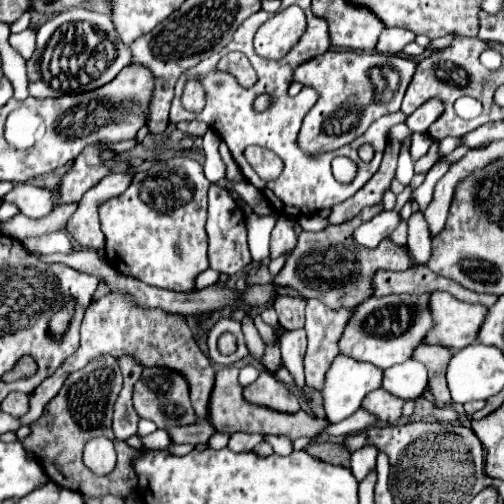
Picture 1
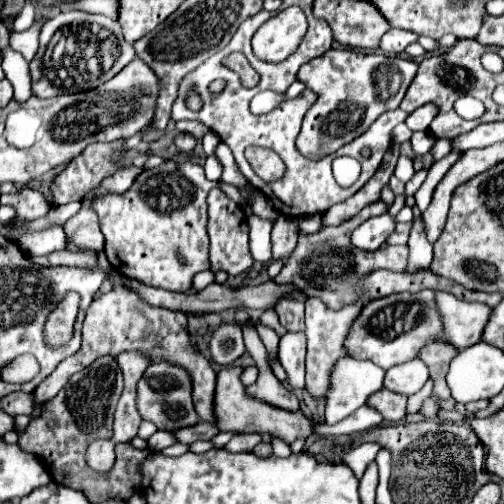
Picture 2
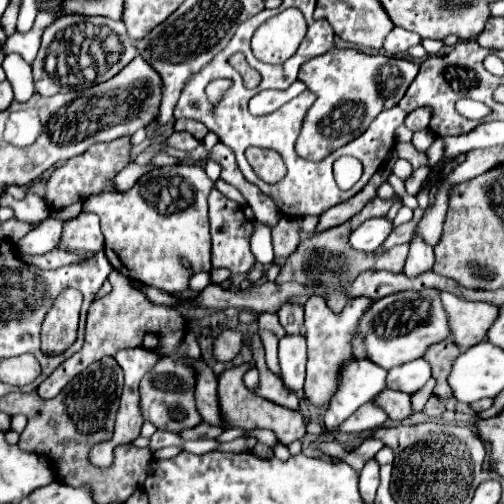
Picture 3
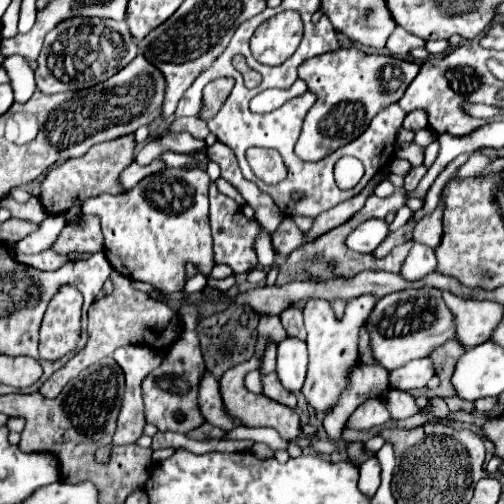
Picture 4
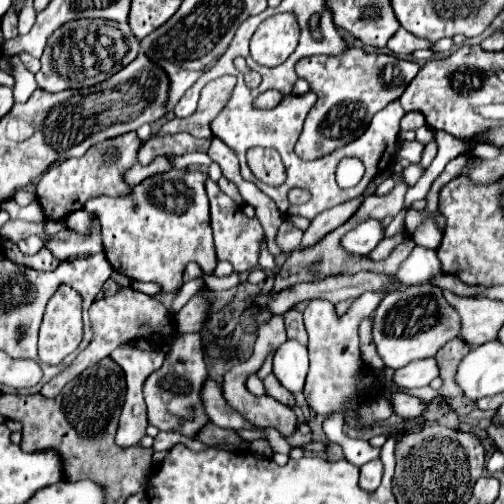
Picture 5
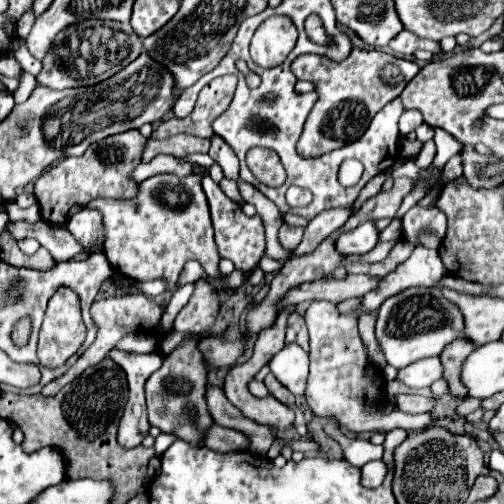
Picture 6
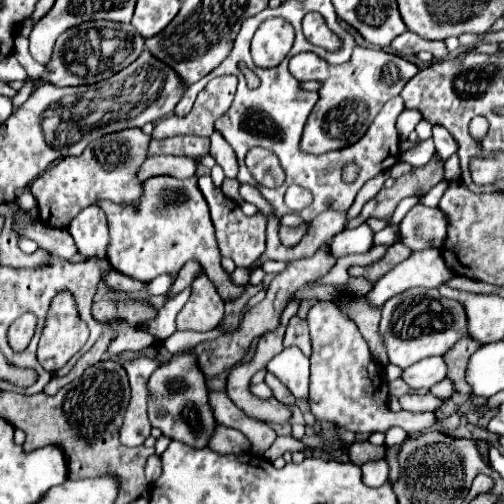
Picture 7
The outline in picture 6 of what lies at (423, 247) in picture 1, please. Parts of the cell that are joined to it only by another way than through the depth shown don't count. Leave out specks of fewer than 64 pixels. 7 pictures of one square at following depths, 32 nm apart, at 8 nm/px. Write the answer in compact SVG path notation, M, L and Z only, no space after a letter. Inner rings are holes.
M414 248L408 260L404 260L396 272L384 278L384 284L376 292L368 292L360 298L360 308L380 308L384 298L392 296L392 292L400 292L412 286L436 286L440 278L444 278L444 264L440 264L438 250ZM314 300L304 314L310 334L310 376L306 384L306 400L316 416L338 418L342 426L352 432L380 430L388 432L394 428L422 430L430 422L430 414L380 414L376 404L384 394L384 380L376 370L370 370L366 360L366 348L358 334L358 316L340 314L332 302Z

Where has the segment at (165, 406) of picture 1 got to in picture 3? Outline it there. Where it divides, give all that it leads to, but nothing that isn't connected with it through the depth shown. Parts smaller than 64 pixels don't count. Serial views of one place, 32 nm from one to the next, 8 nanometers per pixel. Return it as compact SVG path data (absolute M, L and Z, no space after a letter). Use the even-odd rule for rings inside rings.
M172 356L160 358L156 366L152 366L144 374L144 380L140 380L140 410L144 420L152 422L158 430L170 430L170 432L182 432L186 428L200 424L202 420L194 404L194 386L196 386L196 374L188 362Z

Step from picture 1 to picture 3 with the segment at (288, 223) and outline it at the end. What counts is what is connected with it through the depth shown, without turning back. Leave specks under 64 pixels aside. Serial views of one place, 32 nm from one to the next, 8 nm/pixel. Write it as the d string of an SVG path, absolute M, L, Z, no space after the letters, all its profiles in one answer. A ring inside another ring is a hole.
M282 216L272 228L272 244L276 258L288 258L300 242L300 228L294 218Z

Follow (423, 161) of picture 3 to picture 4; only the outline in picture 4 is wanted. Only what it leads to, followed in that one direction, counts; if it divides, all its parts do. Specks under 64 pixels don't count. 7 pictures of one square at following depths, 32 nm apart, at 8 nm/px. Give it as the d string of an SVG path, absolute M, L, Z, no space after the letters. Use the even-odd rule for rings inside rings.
M404 142L397 144L396 157L406 159L412 167L417 167L423 164L423 149L414 142Z

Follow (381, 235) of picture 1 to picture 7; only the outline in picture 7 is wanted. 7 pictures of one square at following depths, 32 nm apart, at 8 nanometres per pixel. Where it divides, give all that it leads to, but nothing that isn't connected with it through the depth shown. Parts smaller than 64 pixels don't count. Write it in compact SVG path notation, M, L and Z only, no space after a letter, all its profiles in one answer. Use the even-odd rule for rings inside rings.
M360 224L354 230L342 230L328 244L330 244L330 250L336 258L346 256L346 254L368 252L374 244L374 232L368 224Z

